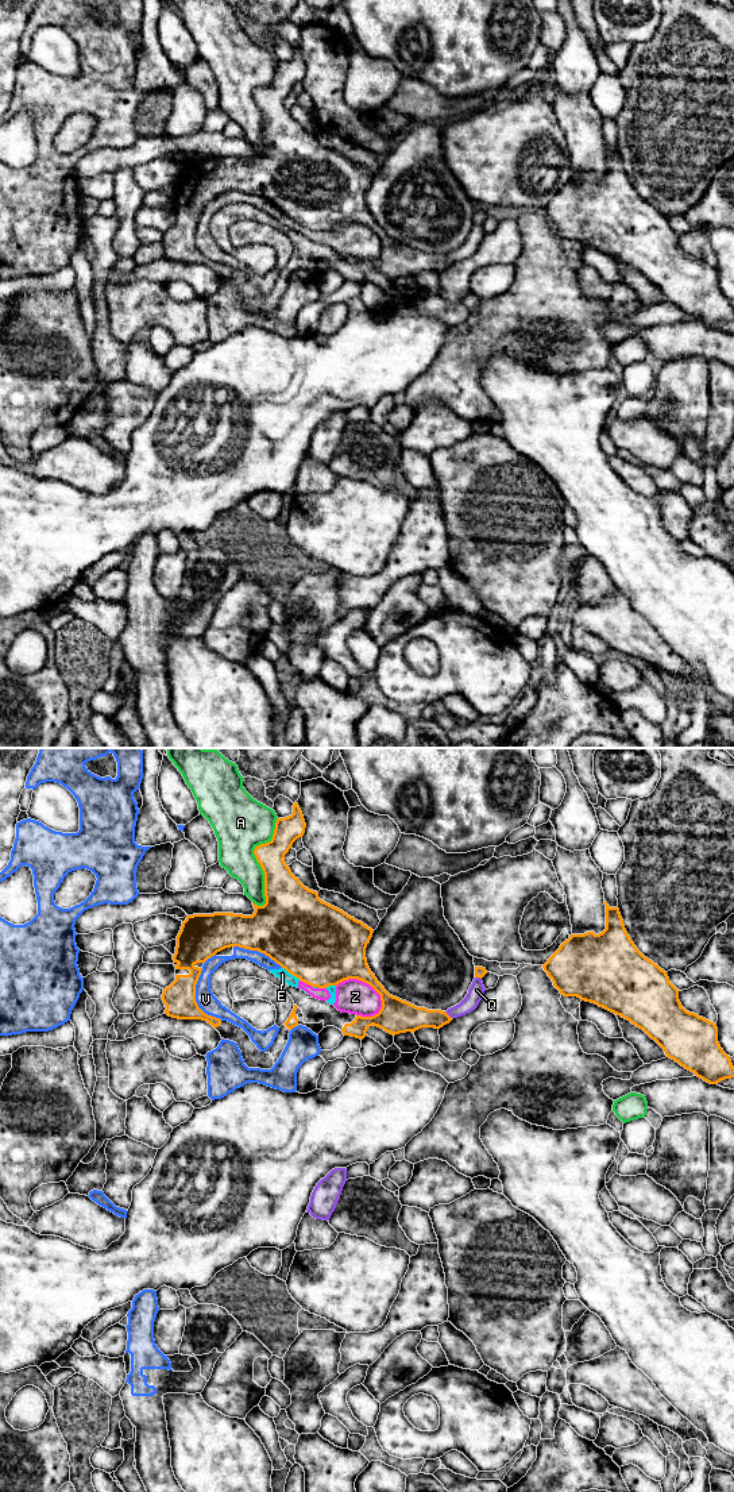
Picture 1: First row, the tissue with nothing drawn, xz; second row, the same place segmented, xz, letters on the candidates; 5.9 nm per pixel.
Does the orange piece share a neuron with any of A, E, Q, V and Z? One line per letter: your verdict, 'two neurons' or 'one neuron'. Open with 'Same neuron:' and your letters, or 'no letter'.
Same neuron: no letter
A: two neurons
E: two neurons
Q: two neurons
V: two neurons
Z: two neurons

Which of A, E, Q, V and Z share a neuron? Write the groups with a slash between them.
A / E V Z / Q

